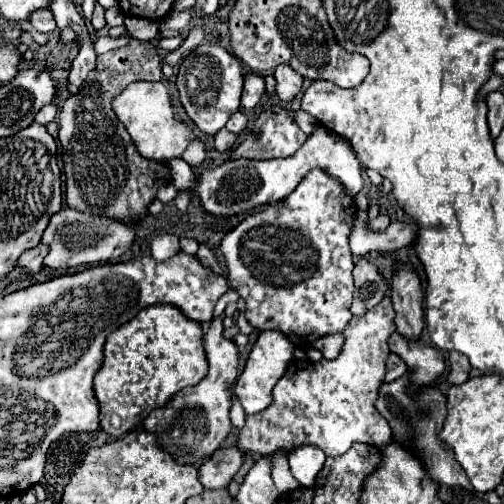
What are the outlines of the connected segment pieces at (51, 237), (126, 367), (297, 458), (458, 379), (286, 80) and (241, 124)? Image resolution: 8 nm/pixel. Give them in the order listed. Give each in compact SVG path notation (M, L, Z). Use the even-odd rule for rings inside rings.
M65 205L59 213L55 213L49 219L49 225L41 237L41 243L49 247L49 253L45 255L45 267L69 269L69 267L87 267L87 265L115 261L131 247L139 227L141 227L139 219L125 223L103 215L83 213Z
M173 305L143 309L107 337L103 353L103 365L95 375L95 395L101 405L101 429L117 439L141 425L149 411L163 407L179 389L197 385L207 375L203 329Z
M303 445L303 449L295 449L287 455L289 467L293 477L299 481L301 487L313 487L317 473L323 469L325 453L321 449L315 449L313 445Z
M451 351L449 353L449 375L447 375L447 381L451 385L459 385L463 383L465 379L469 379L469 371L471 371L471 365L469 365L469 359L463 355L463 353L457 353L457 351Z
M279 65L275 69L275 79L277 79L277 97L281 101L293 101L297 95L301 95L305 79L295 73L289 65Z
M235 113L229 121L227 121L227 125L225 125L225 129L227 131L231 131L231 133L235 133L235 135L239 135L243 129L247 127L247 117L245 117L245 113Z

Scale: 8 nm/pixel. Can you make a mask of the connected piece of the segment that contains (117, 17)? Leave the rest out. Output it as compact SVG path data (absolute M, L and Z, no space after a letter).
M111 7L111 9L107 9L107 11L105 11L105 21L107 21L107 25L109 25L109 27L123 25L123 19L125 19L125 15L121 13L121 9L119 9L119 7Z

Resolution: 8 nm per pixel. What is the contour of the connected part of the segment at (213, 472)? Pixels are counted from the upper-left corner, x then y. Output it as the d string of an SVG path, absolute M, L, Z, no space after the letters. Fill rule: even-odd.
M217 449L207 461L199 467L199 483L205 489L225 489L243 463L243 455L235 449Z

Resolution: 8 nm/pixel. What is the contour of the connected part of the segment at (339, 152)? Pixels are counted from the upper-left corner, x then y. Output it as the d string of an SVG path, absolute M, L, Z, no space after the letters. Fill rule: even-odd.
M317 127L315 133L307 137L307 141L299 147L299 151L291 157L277 157L277 159L265 159L265 161L253 161L253 159L229 159L223 165L215 169L203 169L193 171L182 158L174 158L165 163L171 175L171 181L179 189L191 189L199 195L201 205L211 215L237 215L241 211L249 211L267 203L277 203L285 199L299 181L315 167L327 171L335 179L341 181L341 185L355 197L363 189L363 175L361 175L361 163L355 157L351 145L343 141L343 137L331 133L331 129Z

